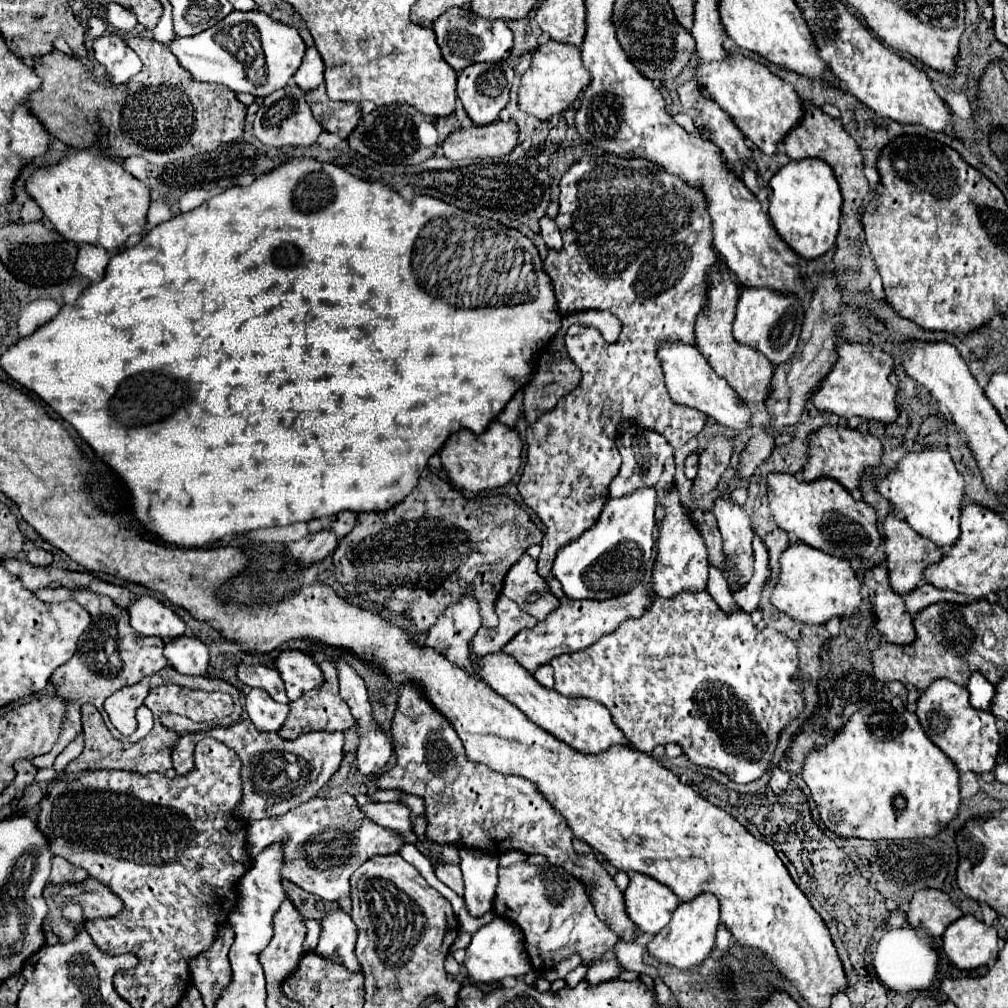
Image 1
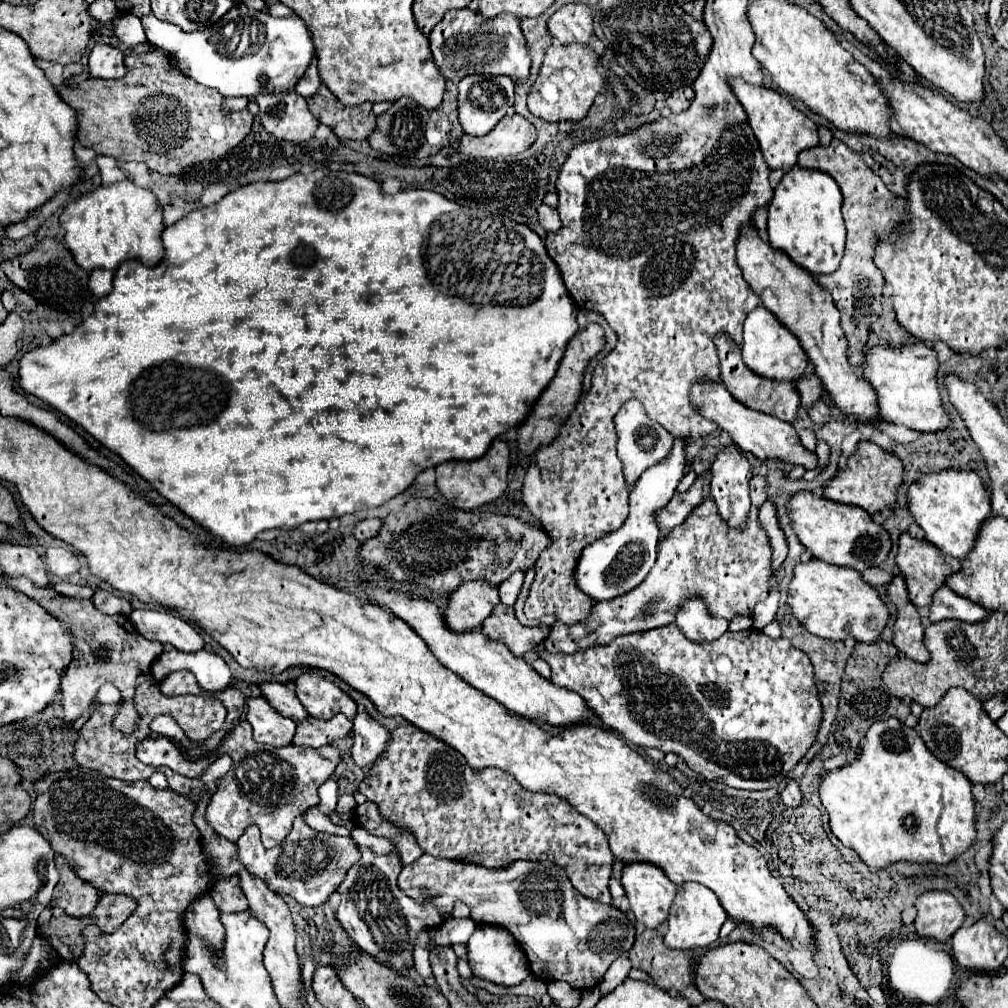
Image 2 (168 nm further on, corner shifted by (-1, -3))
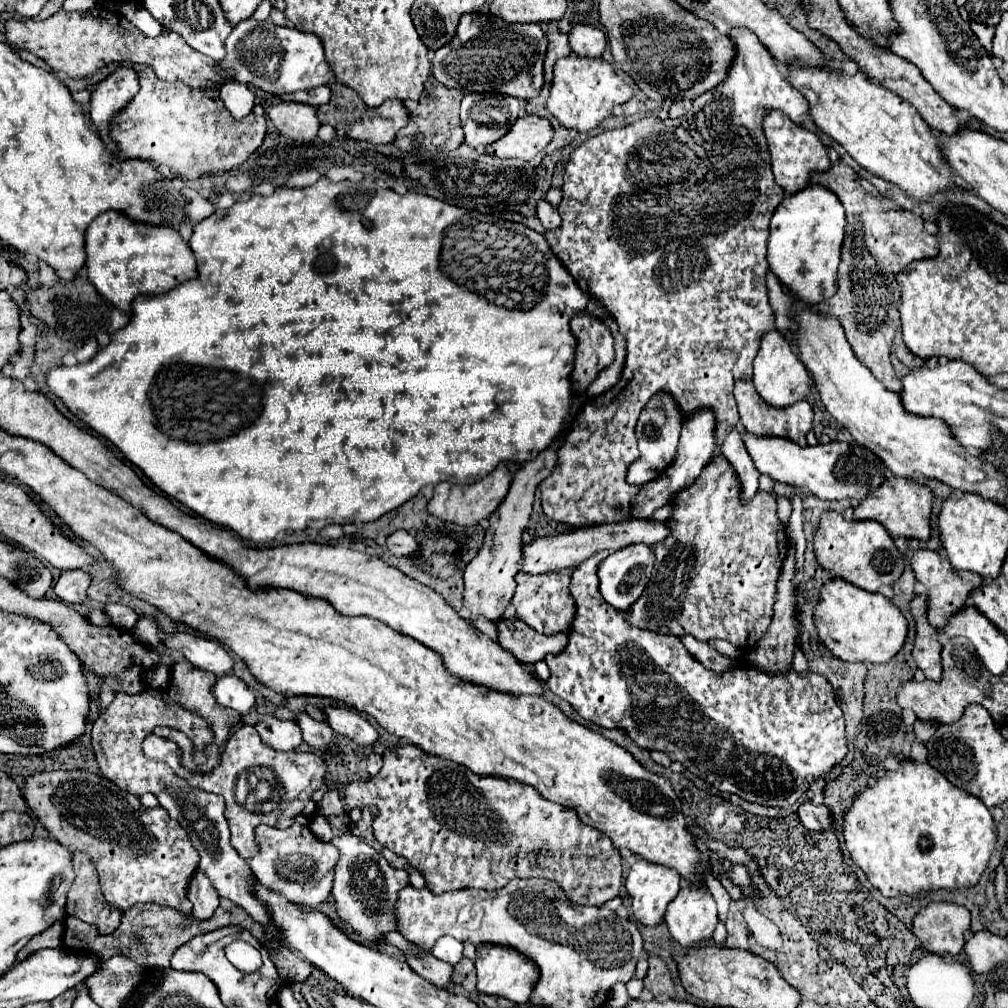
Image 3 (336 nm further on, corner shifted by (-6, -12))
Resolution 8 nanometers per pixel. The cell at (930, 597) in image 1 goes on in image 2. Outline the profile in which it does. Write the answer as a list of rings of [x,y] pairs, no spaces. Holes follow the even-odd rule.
[[[942,587],[938,589],[938,593],[934,593],[934,605],[930,605],[930,613],[924,619],[924,627],[944,621],[944,619],[958,619],[964,623],[980,623],[988,617],[988,611],[982,609],[980,605],[972,603],[966,597],[956,595],[950,587]]]

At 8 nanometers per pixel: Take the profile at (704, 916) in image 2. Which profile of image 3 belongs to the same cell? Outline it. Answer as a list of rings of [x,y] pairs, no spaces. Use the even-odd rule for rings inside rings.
[[[685,884],[677,898],[665,912],[665,922],[671,938],[683,946],[693,948],[709,940],[719,922],[717,904],[707,888]]]

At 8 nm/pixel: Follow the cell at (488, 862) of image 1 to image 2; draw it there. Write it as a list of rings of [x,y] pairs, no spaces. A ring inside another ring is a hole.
[[[450,917],[448,921],[444,921],[444,925],[438,925],[434,929],[434,941],[436,941],[436,945],[468,943],[474,929],[476,929],[476,923],[472,919],[454,919],[454,917]]]

